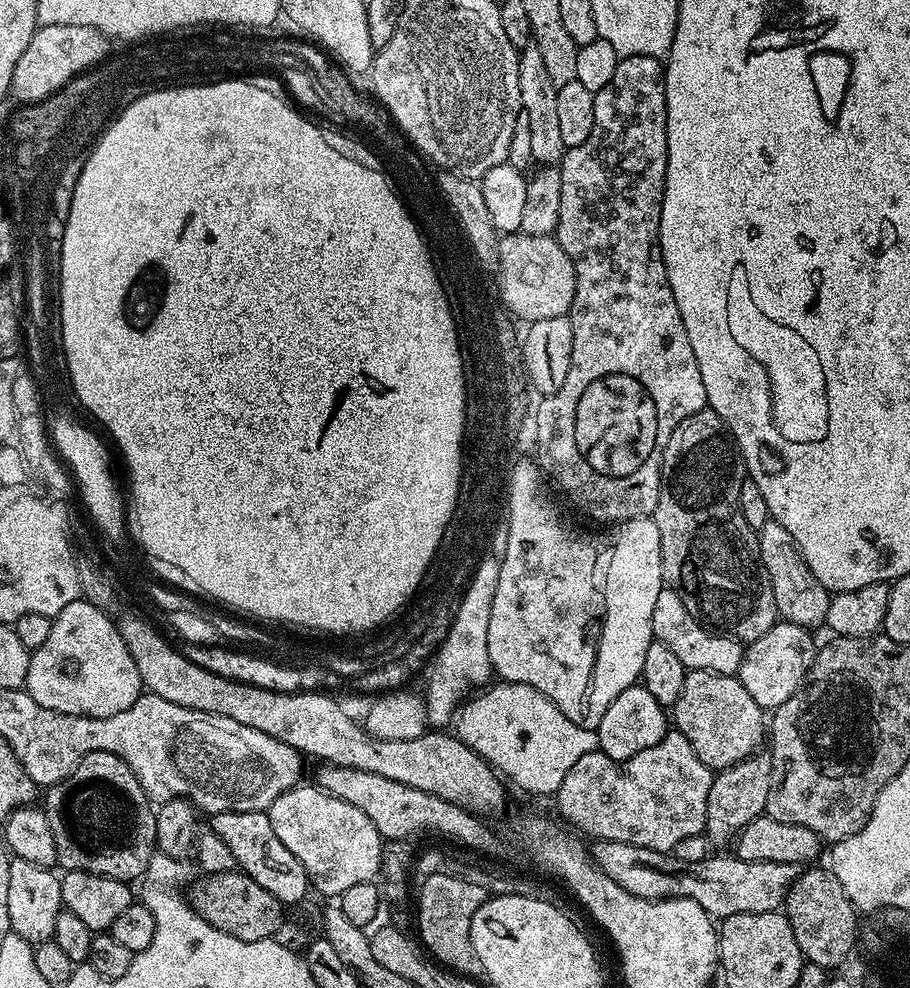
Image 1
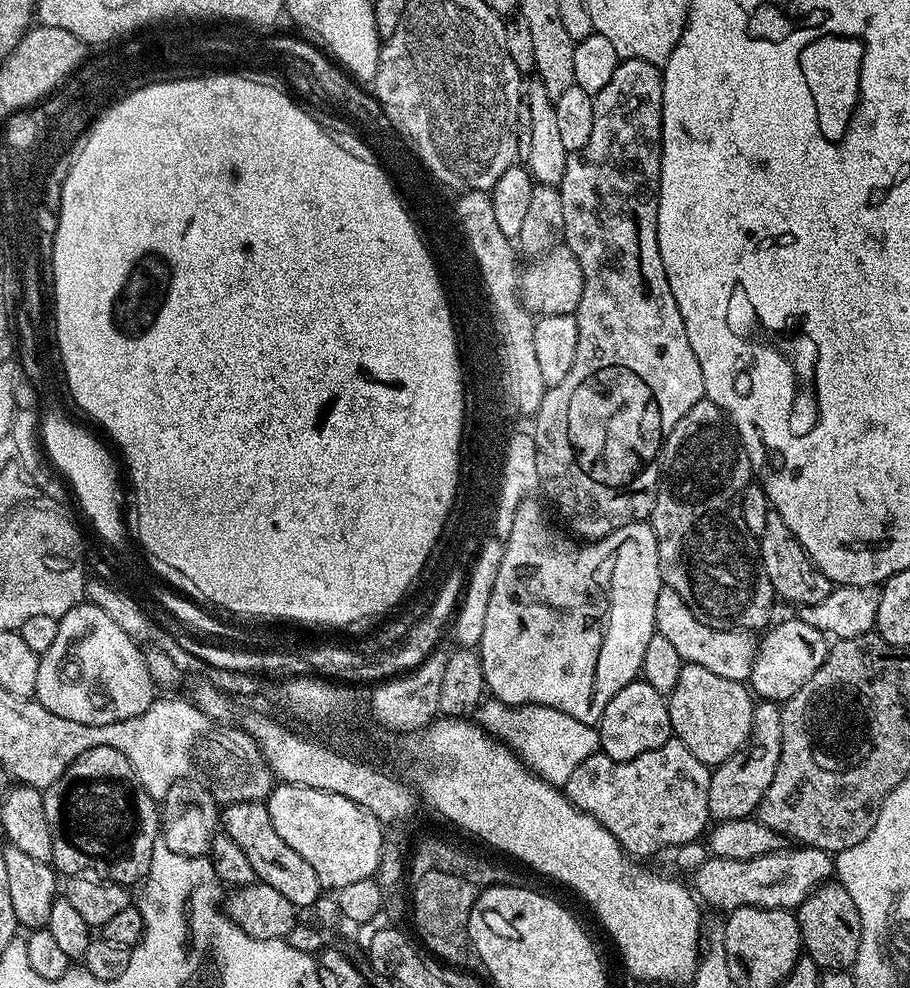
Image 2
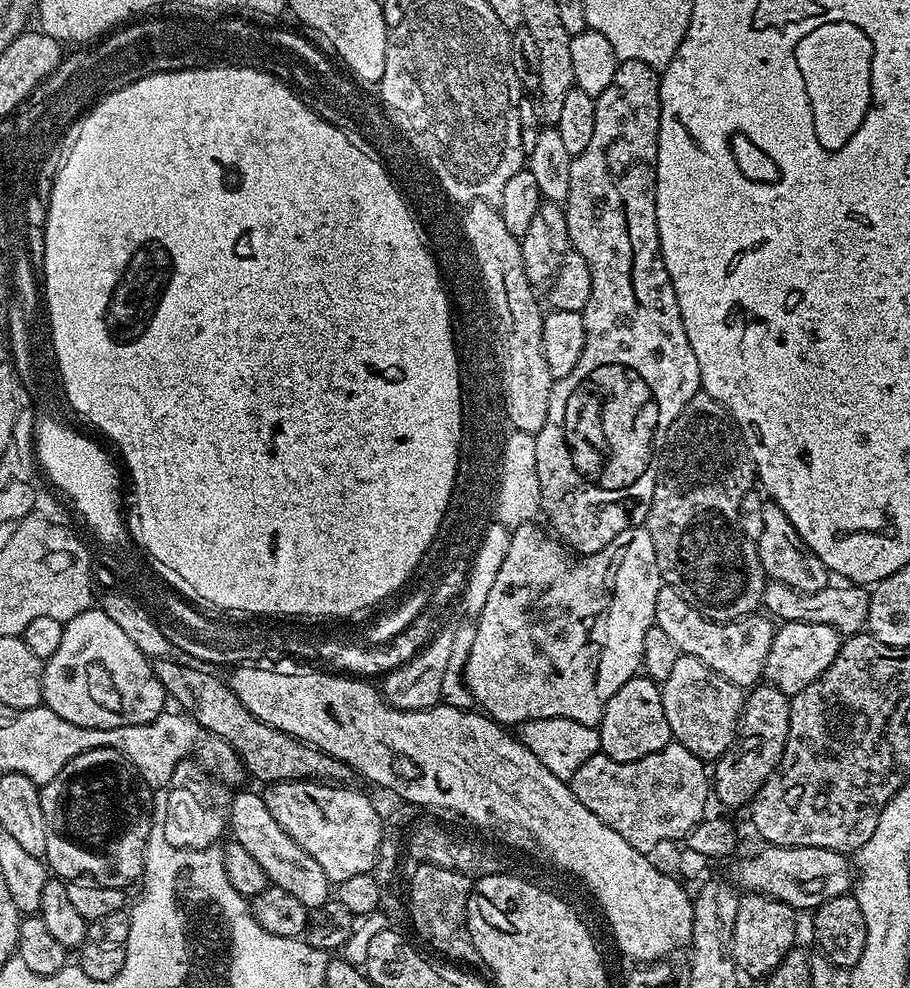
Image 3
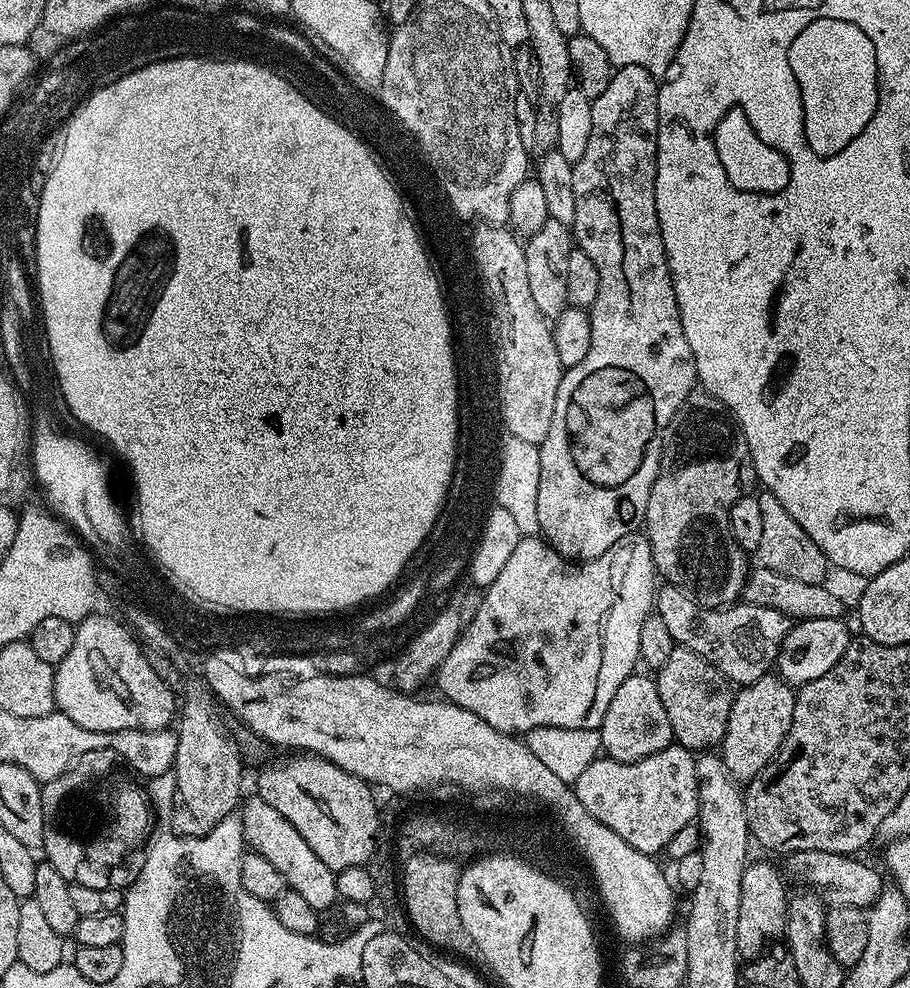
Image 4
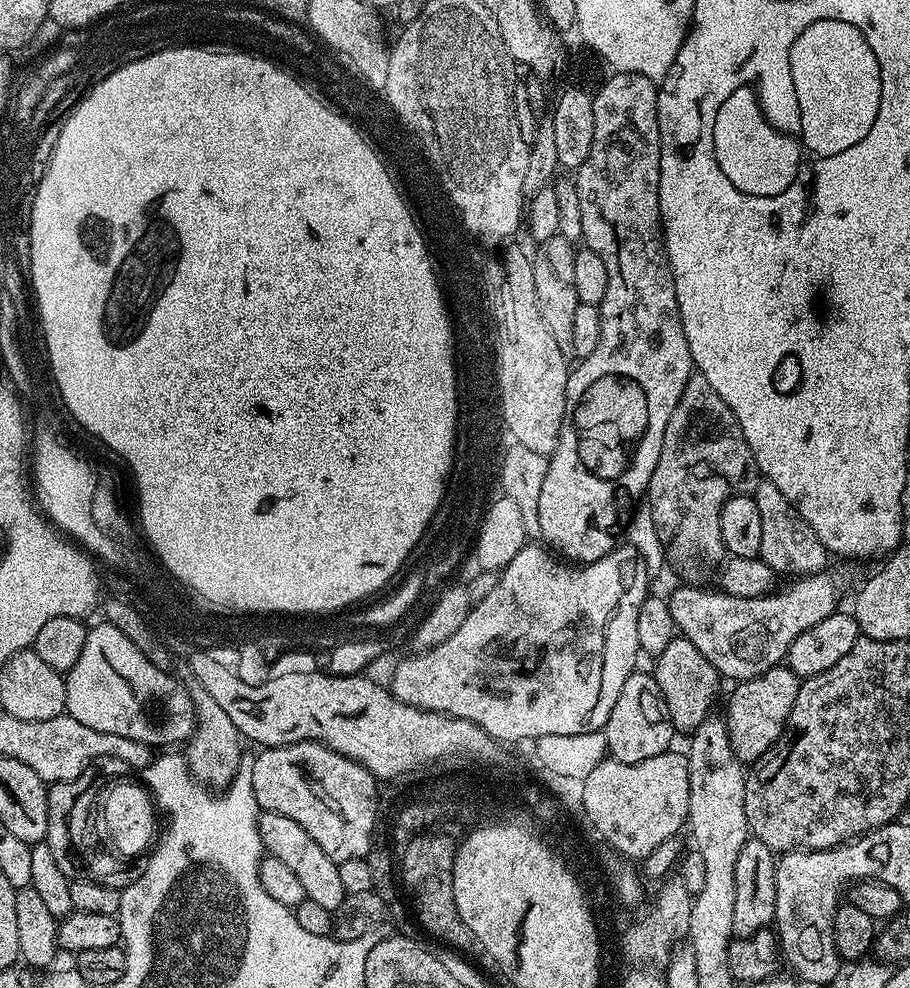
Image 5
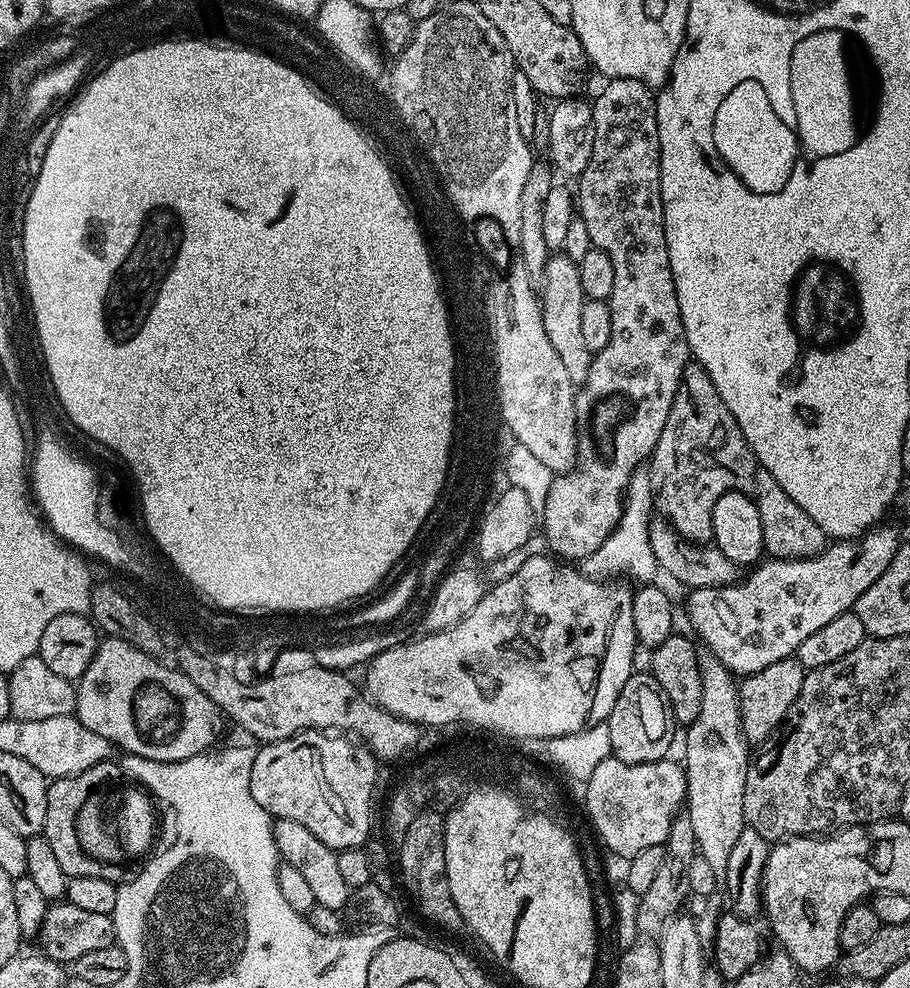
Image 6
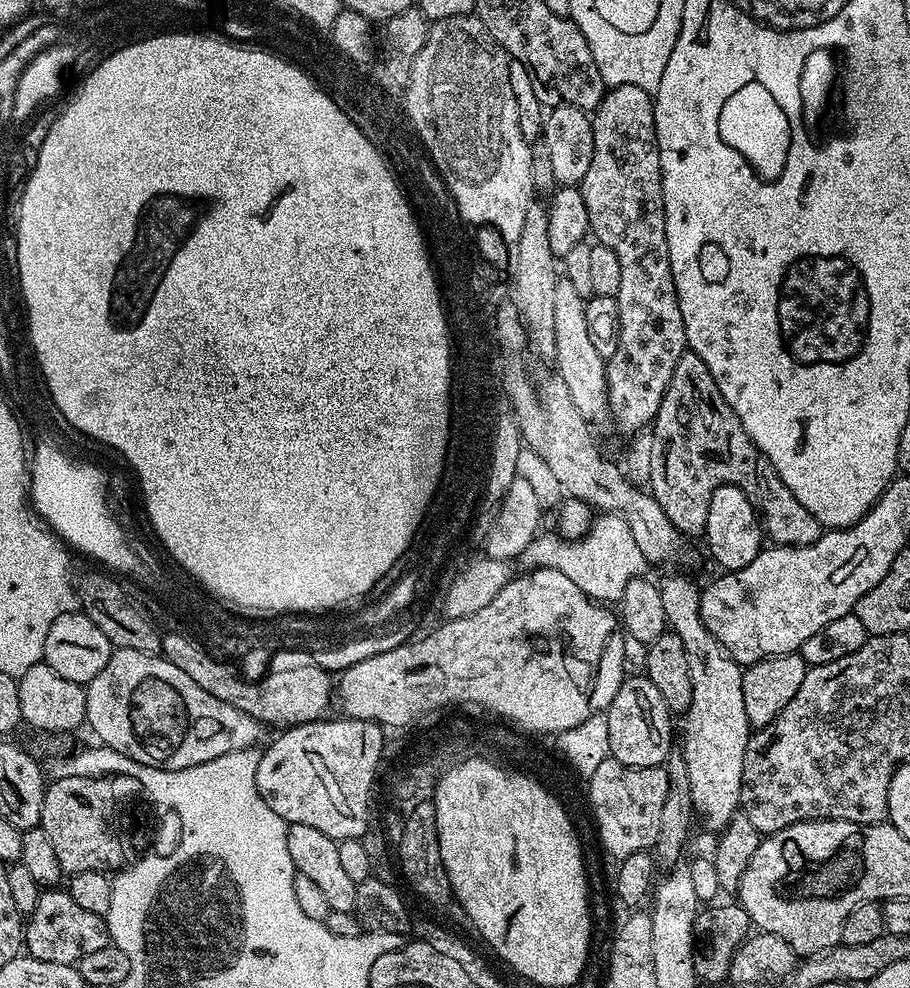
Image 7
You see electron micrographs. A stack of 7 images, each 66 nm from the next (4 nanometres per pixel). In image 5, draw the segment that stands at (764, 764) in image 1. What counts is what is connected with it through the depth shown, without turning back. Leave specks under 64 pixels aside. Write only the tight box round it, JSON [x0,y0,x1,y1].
[728,666,801,766]

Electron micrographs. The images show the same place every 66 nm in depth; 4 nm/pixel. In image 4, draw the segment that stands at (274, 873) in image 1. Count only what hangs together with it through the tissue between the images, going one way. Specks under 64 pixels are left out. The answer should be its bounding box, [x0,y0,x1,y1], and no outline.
[238,795,338,912]

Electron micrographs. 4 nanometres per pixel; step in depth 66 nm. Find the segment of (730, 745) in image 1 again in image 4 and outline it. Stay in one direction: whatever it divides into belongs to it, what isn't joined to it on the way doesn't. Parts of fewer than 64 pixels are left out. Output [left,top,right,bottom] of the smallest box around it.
[654,646,734,750]

